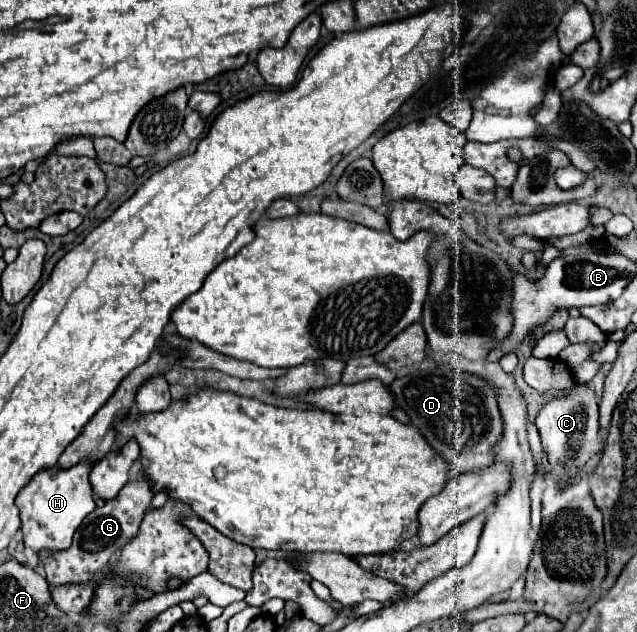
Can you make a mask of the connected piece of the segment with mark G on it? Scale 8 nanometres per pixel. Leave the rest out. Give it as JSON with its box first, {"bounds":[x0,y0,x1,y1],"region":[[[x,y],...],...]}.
{"bounds":[39,475,153,585],"region":[[[141,475],[137,481],[129,481],[117,497],[109,499],[103,507],[97,507],[87,519],[79,525],[73,537],[73,545],[65,551],[39,551],[39,567],[45,571],[49,585],[67,585],[67,583],[87,583],[97,577],[97,573],[109,563],[111,555],[121,549],[129,539],[137,535],[143,515],[147,513],[153,501],[153,483]]]}

